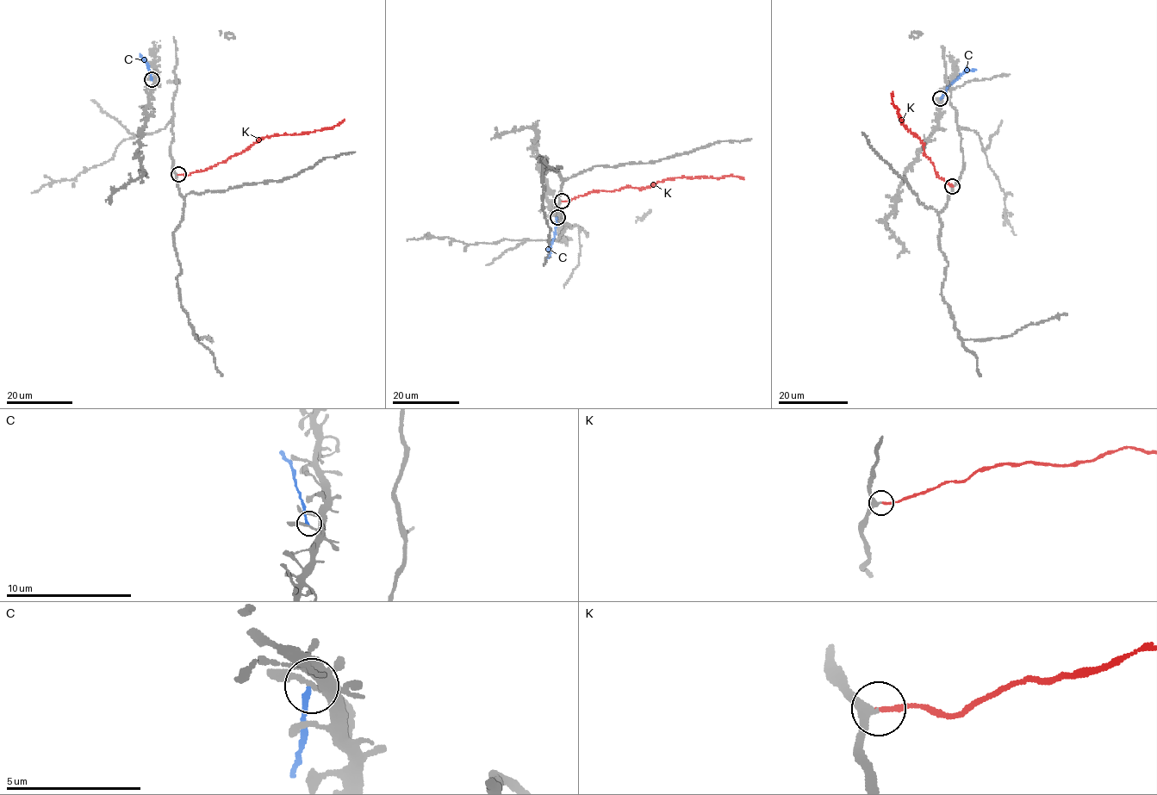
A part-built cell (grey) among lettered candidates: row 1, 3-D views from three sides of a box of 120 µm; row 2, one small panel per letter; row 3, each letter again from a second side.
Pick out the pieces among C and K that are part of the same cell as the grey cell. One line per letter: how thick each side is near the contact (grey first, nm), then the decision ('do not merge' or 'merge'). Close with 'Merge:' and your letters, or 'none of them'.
C: 190/190 nm | do not merge
K: 280/190 nm | merge
Merge: K

